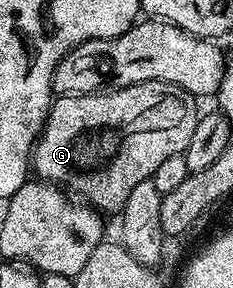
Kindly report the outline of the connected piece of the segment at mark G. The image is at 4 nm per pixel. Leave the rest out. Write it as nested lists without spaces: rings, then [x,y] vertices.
[[[166,81],[135,83],[131,87],[111,89],[104,93],[79,93],[76,95],[58,96],[54,100],[52,108],[49,109],[45,125],[41,128],[41,136],[37,138],[37,144],[33,147],[33,156],[31,158],[32,172],[40,180],[48,181],[50,185],[64,187],[70,194],[78,193],[78,195],[73,195],[76,195],[84,204],[100,211],[102,214],[120,214],[122,207],[127,203],[127,195],[131,195],[131,187],[150,180],[153,172],[159,167],[159,163],[171,159],[171,155],[184,153],[187,146],[189,146],[191,143],[191,135],[195,135],[195,127],[197,126],[197,118],[199,116],[199,110],[197,110],[196,104],[198,105],[198,102],[192,93],[188,93],[187,90],[181,89],[179,86],[172,85]]]

